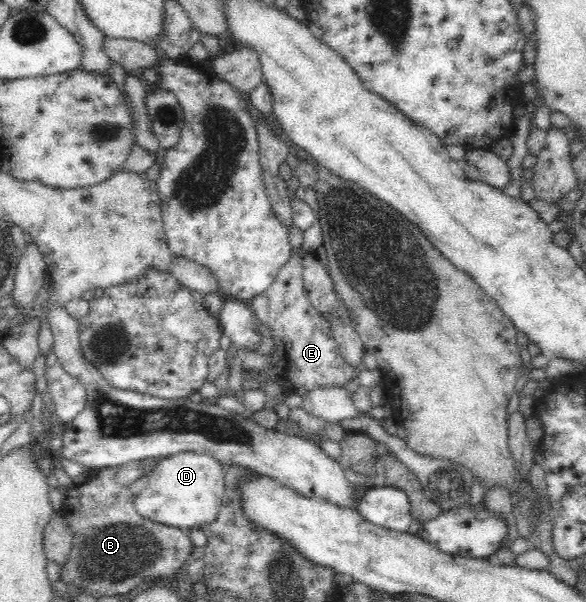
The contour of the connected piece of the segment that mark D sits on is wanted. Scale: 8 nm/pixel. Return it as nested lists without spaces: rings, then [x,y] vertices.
[[[179,452],[154,460],[146,473],[147,487],[136,494],[137,512],[147,520],[181,530],[199,528],[217,518],[225,494],[225,466],[207,453]]]

